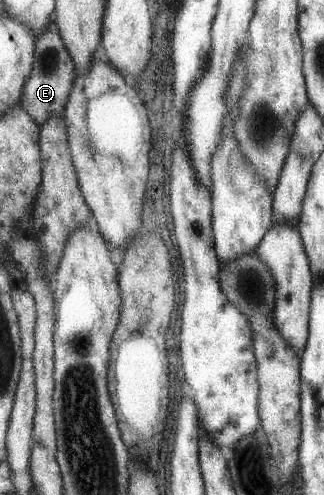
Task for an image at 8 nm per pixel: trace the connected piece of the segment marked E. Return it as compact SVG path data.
M51 22L34 39L34 61L29 76L22 86L20 106L40 127L49 117L62 117L75 78L75 68L71 57L58 34L58 28Z

